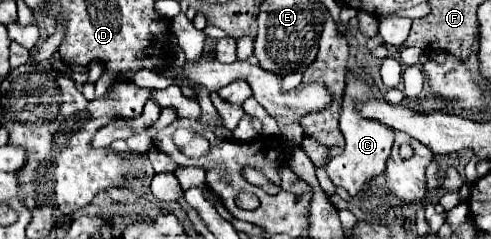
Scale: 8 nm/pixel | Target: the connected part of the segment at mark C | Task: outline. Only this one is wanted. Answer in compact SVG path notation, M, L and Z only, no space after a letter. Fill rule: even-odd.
M363 70L365 76L357 76L357 74L349 74L349 82L345 88L345 96L343 96L343 108L341 108L341 132L345 136L345 148L339 156L333 156L329 160L329 164L325 166L325 172L329 174L329 178L333 180L335 186L341 186L349 192L349 196L355 196L369 180L373 180L375 176L383 174L385 170L385 162L389 158L391 146L393 146L393 130L385 128L383 124L377 124L375 120L365 120L359 116L359 112L353 108L353 102L357 98L373 98L373 90L371 90L371 82L369 82L369 70Z

